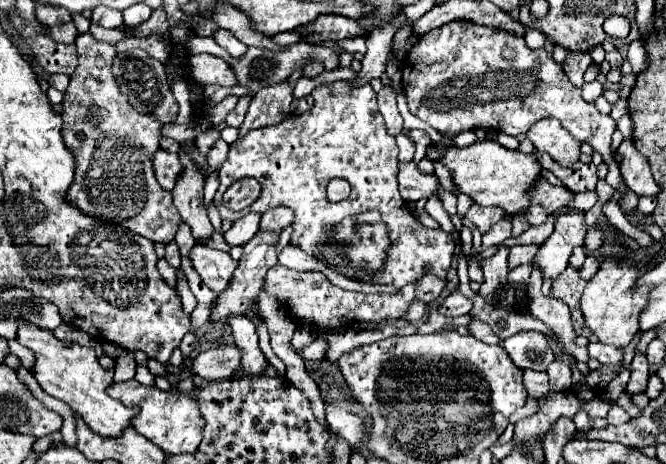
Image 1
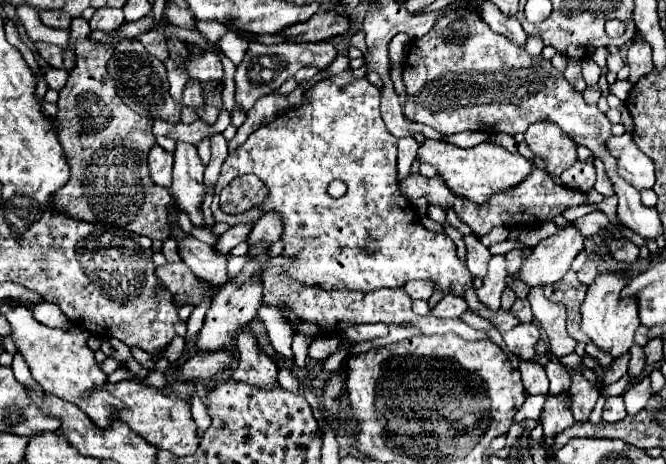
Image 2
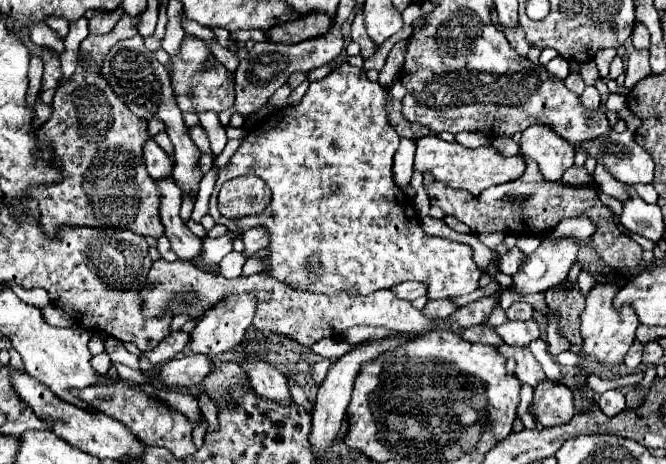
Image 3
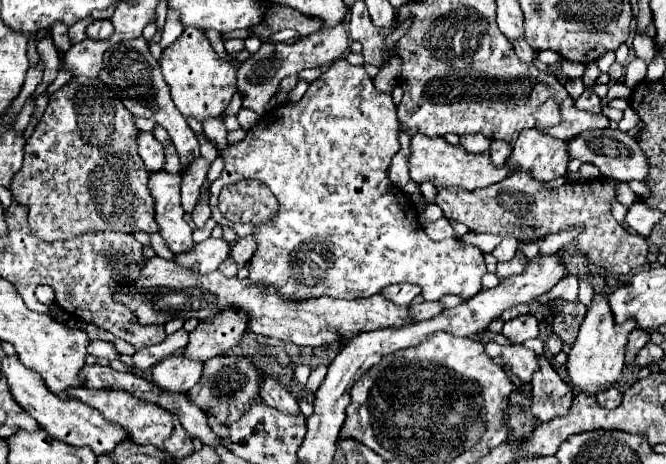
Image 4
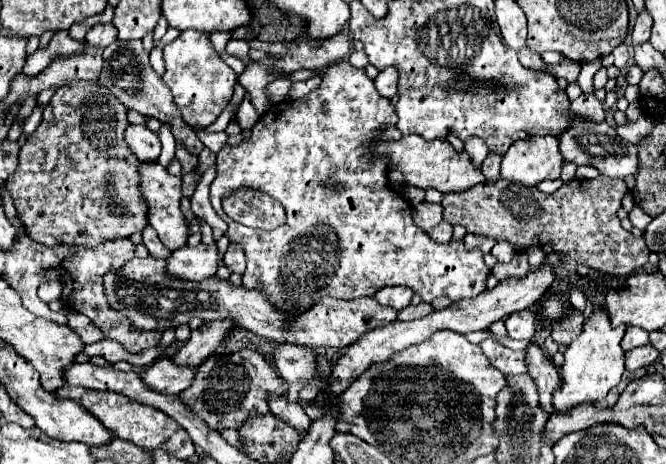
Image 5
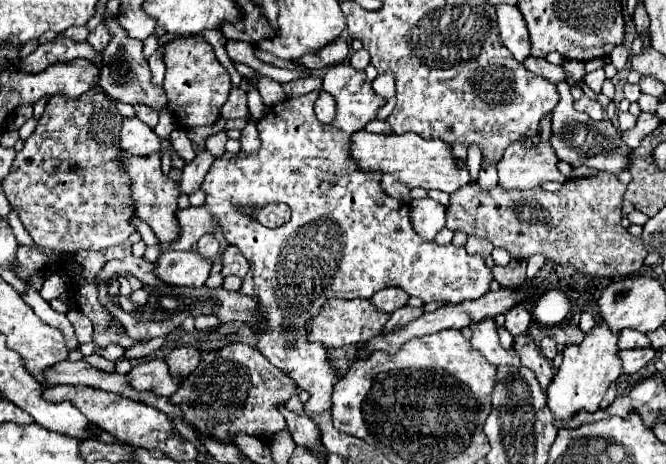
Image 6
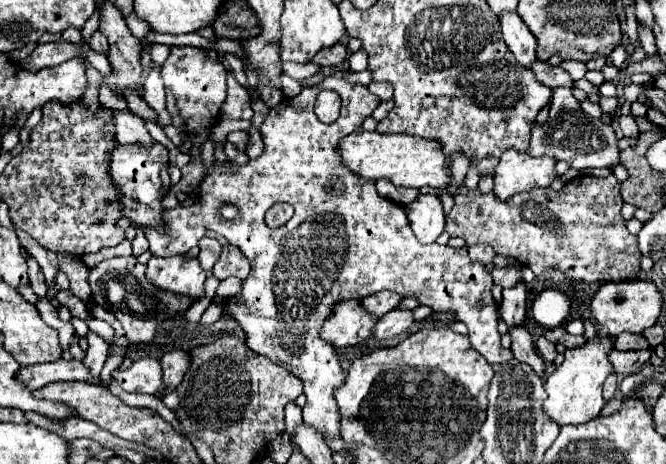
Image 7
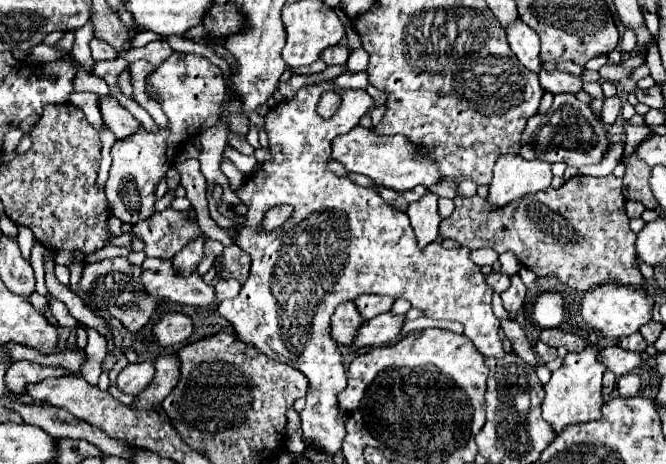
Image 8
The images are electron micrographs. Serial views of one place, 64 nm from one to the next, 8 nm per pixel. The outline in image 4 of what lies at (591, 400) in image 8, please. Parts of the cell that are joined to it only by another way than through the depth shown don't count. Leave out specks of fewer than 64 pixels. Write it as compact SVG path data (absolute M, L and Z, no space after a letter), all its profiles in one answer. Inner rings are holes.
M596 294L592 298L592 308L586 312L578 338L572 344L568 352L568 360L566 360L566 372L568 372L572 386L576 388L576 394L586 392L590 396L598 396L600 392L608 390L620 380L622 368L624 368L624 346L626 346L628 334L634 328L636 328L634 320L626 320L624 324L614 322L612 310L604 296Z

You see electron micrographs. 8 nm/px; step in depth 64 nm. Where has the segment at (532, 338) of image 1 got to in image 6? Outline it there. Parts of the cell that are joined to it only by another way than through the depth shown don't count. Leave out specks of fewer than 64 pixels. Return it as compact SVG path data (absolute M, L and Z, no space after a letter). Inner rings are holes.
M524 304L512 306L512 310L506 312L504 318L506 318L504 326L506 326L506 330L508 330L512 336L516 336L516 334L526 334L528 328L530 328L530 320L532 320L532 316L530 316L530 312L526 310Z

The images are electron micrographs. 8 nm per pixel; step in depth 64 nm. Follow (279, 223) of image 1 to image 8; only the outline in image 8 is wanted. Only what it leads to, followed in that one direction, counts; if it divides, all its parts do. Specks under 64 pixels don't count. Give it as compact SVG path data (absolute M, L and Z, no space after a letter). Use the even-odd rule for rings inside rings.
M236 244L224 248L224 254L222 254L220 262L224 264L224 268L220 270L222 278L234 278L240 284L244 284L248 280L250 256L244 250L240 250Z

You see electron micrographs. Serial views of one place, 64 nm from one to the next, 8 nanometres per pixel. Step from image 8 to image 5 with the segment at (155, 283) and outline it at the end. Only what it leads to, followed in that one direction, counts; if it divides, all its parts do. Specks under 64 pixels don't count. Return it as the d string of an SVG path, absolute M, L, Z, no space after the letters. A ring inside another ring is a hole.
M184 246L166 258L166 272L176 280L200 282L214 276L218 268L218 250L214 246Z

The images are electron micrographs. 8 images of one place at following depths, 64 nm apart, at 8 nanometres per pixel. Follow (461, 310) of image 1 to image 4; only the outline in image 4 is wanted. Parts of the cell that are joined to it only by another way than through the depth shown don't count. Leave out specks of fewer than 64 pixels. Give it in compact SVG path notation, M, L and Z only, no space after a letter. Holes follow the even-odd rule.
M422 302L422 304L418 304L418 306L408 306L408 310L410 310L410 316L412 318L420 318L420 320L428 320L428 318L432 318L432 316L436 316L436 314L440 314L442 312L442 306L440 306L440 302Z

